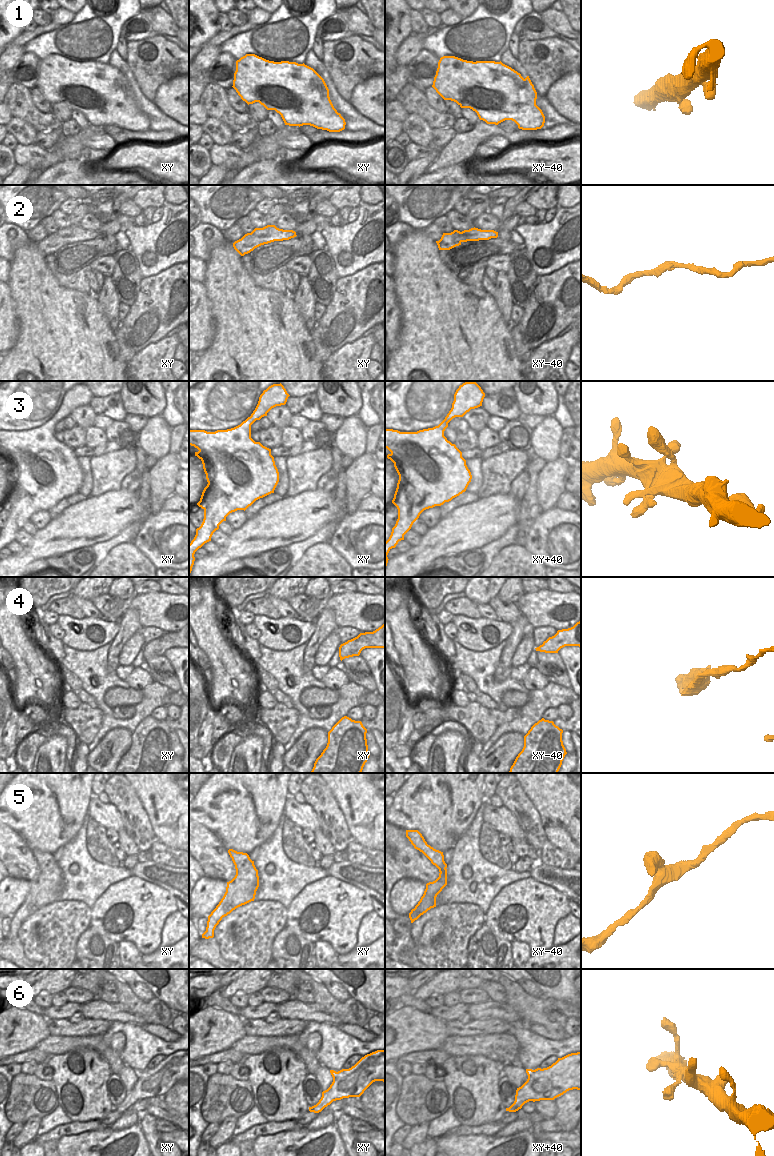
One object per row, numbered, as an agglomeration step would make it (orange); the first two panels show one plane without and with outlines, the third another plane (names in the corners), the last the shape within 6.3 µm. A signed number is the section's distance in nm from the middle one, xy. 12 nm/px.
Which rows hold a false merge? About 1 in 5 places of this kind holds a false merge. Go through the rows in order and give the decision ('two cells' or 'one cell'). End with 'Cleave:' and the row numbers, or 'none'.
1: one cell
2: two cells
3: one cell
4: one cell
5: one cell
6: one cell
Cleave: 2

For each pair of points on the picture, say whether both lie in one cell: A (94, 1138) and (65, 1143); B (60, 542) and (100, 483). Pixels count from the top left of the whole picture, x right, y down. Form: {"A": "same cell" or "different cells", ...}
{"A": "same cell", "B": "different cells"}

